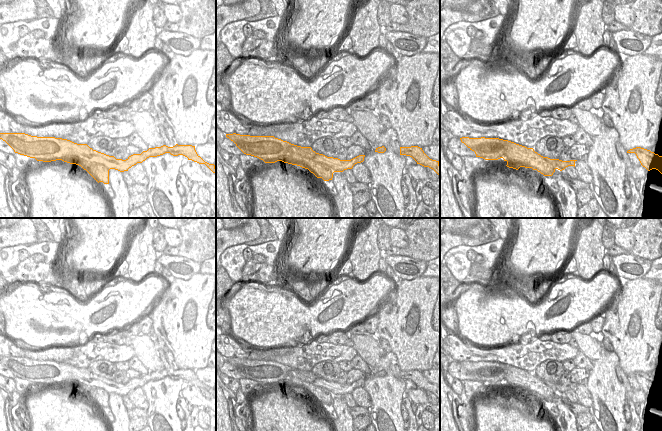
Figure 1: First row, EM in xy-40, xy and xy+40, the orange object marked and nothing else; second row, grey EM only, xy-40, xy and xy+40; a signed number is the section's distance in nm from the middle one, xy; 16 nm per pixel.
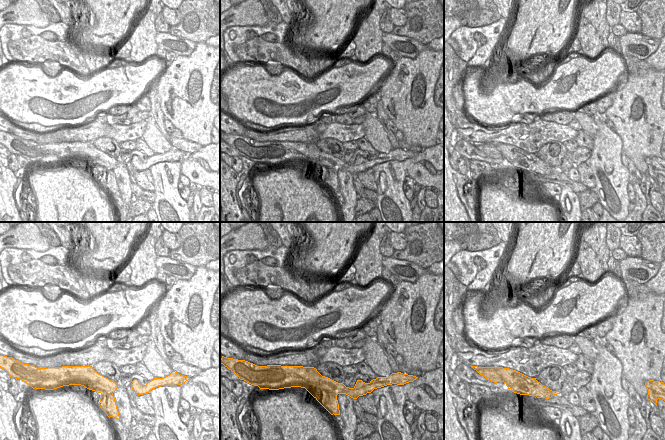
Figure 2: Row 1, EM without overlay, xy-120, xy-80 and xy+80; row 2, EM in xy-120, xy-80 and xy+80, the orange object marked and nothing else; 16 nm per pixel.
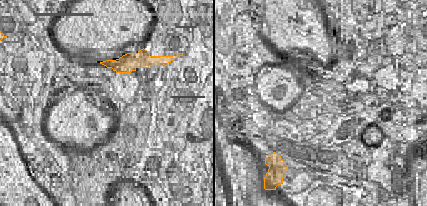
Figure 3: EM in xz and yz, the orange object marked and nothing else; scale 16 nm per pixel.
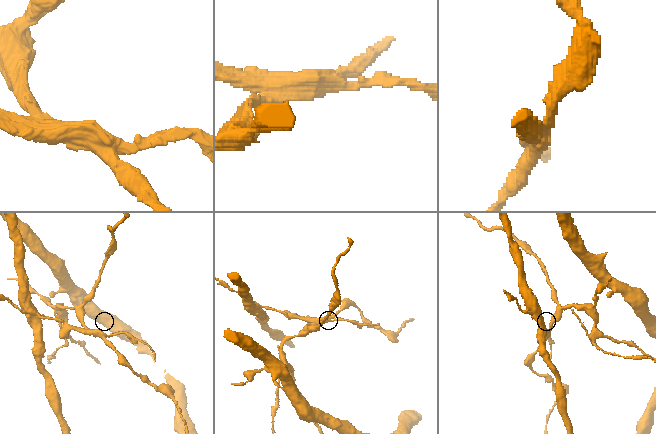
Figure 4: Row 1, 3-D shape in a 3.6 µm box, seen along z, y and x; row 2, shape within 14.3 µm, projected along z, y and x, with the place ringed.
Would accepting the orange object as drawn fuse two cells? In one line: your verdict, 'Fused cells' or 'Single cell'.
Fused cells.

